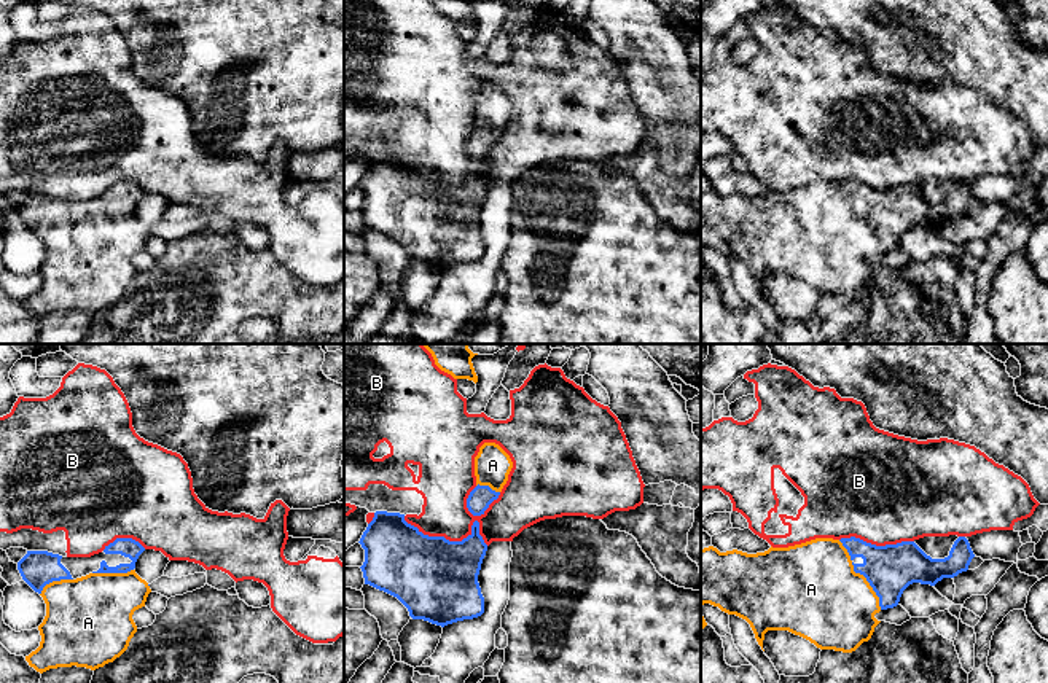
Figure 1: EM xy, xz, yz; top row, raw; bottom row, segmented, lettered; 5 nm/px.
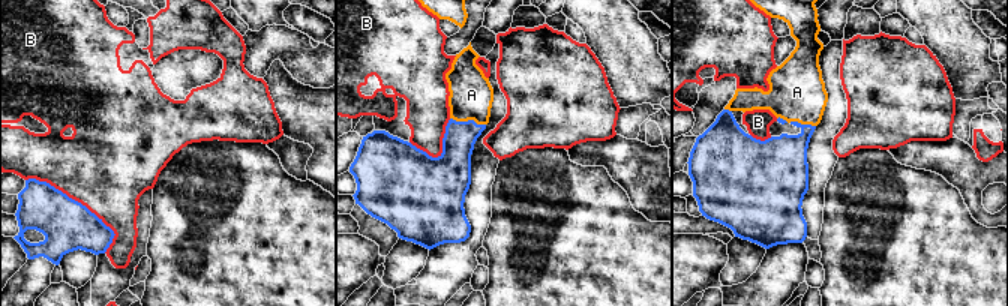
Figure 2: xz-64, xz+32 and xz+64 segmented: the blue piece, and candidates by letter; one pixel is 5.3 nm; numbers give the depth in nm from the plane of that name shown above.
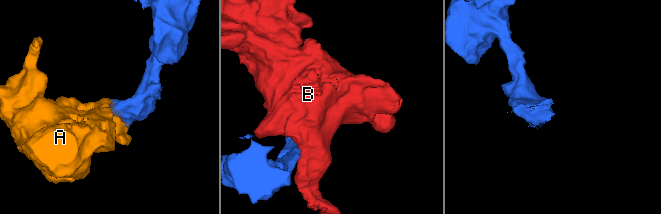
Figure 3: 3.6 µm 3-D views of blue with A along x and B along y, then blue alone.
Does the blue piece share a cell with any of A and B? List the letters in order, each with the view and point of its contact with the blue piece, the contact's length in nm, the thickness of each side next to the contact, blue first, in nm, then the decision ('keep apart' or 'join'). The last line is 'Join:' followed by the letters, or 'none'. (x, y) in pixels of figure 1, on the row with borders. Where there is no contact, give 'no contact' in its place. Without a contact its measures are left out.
A: yz (860, 573) | 420 nm | 240/460 nm | join
B: xz (454, 542) | 460 nm | 420/240 nm | keep apart
Join: A

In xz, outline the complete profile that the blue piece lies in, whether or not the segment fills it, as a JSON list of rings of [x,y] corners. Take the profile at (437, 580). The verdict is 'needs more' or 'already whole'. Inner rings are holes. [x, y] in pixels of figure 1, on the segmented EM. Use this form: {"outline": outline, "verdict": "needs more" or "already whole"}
{"outline": [[[376,511],[358,543],[365,549],[365,562],[360,567],[365,584],[397,597],[413,619],[444,627],[484,613],[478,575],[487,544],[479,535],[478,521],[473,522],[467,538],[449,541],[444,537],[424,535],[405,521],[405,514]]], "verdict": "already whole"}

